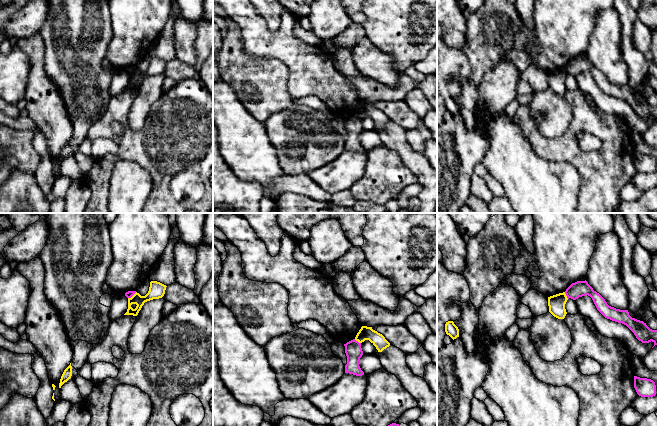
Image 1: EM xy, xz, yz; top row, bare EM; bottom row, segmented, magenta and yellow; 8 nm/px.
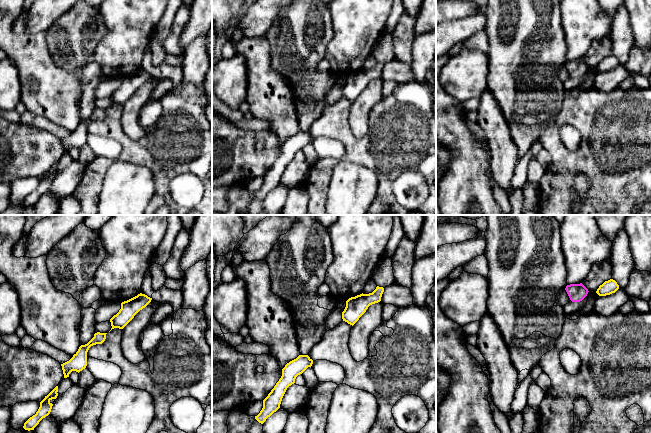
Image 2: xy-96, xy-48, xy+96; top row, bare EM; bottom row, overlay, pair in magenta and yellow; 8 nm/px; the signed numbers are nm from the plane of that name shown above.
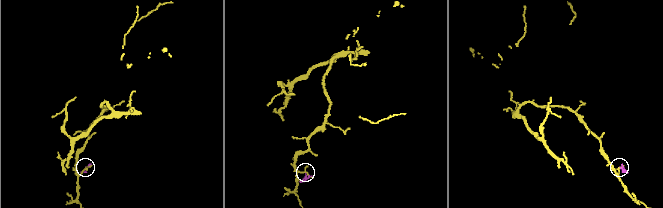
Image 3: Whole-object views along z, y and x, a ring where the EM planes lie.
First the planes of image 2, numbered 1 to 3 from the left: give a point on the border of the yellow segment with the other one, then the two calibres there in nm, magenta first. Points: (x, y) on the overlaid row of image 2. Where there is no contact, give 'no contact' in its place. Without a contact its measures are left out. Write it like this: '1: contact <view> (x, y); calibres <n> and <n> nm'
1: no contact
2: no contact
3: no contact

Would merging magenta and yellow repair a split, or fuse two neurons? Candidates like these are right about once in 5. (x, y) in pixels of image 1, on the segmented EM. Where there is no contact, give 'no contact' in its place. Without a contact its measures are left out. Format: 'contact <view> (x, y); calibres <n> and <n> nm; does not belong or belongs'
contact yz (566, 295); calibres 130 and 140 nm; does not belong

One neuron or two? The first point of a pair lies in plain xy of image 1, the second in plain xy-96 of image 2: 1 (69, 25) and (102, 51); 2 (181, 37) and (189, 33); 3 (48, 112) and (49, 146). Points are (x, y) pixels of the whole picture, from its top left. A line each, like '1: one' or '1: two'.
1: two
2: two
3: two

